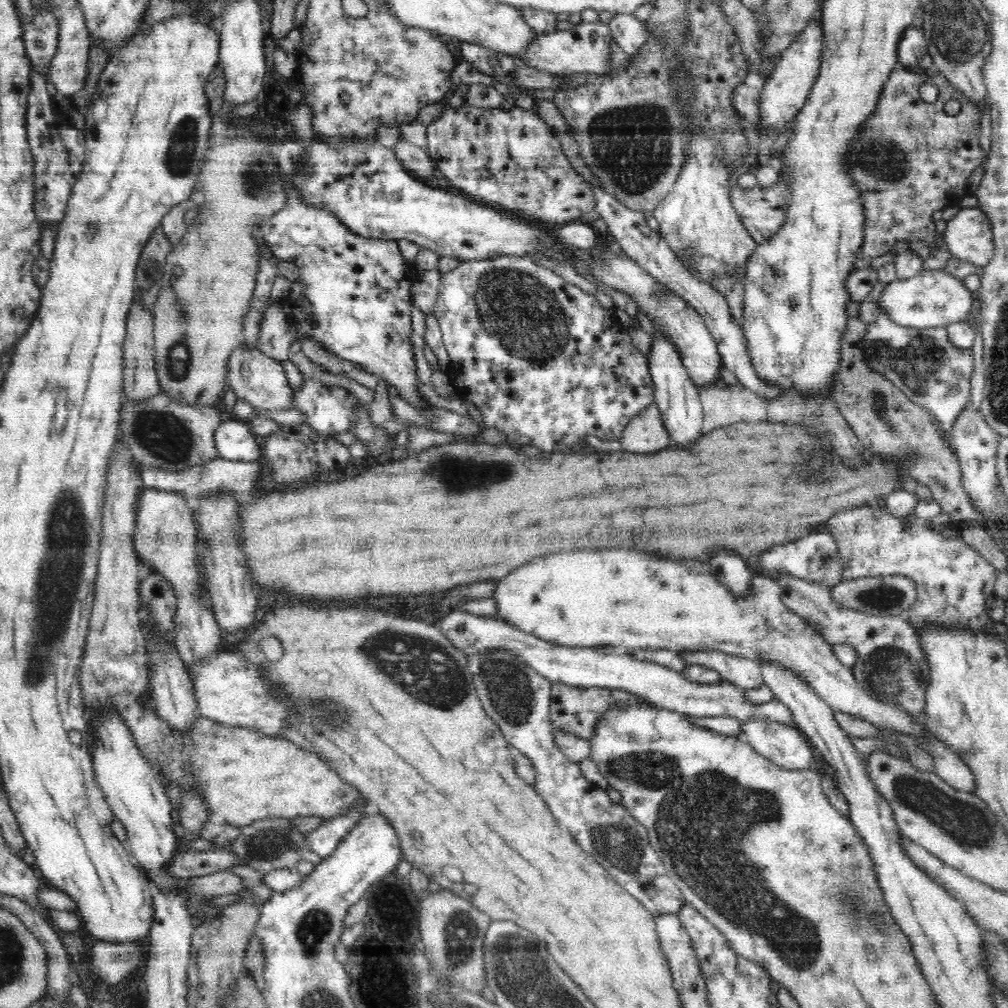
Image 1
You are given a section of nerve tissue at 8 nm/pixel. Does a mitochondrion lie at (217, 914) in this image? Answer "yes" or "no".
no

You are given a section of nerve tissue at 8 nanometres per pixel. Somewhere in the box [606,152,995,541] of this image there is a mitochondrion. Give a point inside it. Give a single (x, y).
(924, 364)

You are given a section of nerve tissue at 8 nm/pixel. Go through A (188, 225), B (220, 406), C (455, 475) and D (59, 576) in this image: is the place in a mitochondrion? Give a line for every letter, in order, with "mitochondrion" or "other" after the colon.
A: other
B: other
C: mitochondrion
D: mitochondrion

